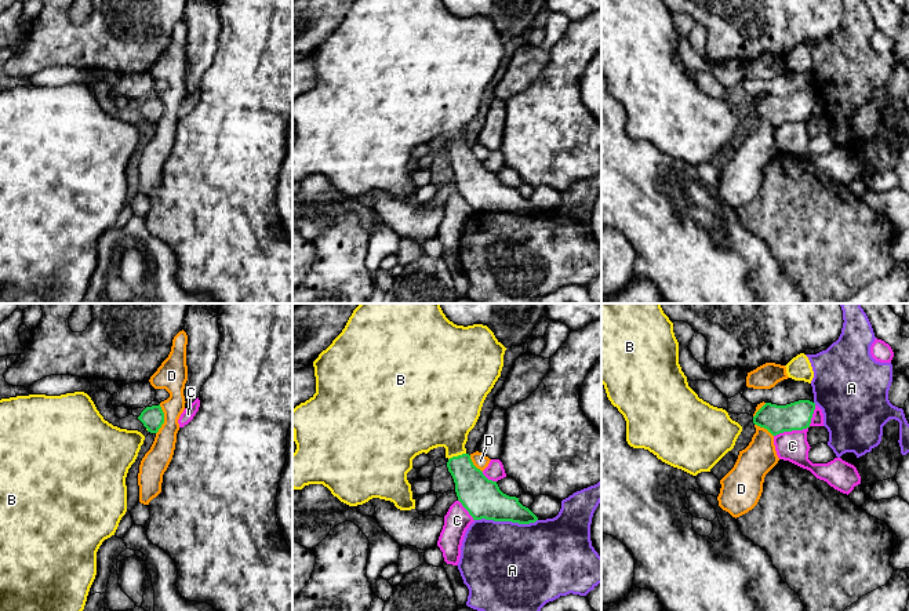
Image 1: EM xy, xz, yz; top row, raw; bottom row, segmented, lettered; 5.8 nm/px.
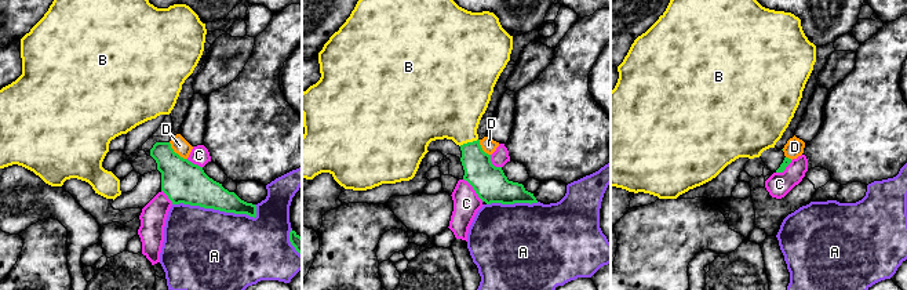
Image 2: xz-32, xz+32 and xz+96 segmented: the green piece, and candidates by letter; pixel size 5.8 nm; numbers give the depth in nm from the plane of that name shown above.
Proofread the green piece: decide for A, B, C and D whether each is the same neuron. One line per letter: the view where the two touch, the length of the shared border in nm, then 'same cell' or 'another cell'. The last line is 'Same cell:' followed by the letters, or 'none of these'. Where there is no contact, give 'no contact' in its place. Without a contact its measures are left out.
A: xz | 360 nm | another cell
B: xz | 110 nm | same cell
C: yz | 300 nm | another cell
D: xy | 180 nm | another cell
Same cell: B

